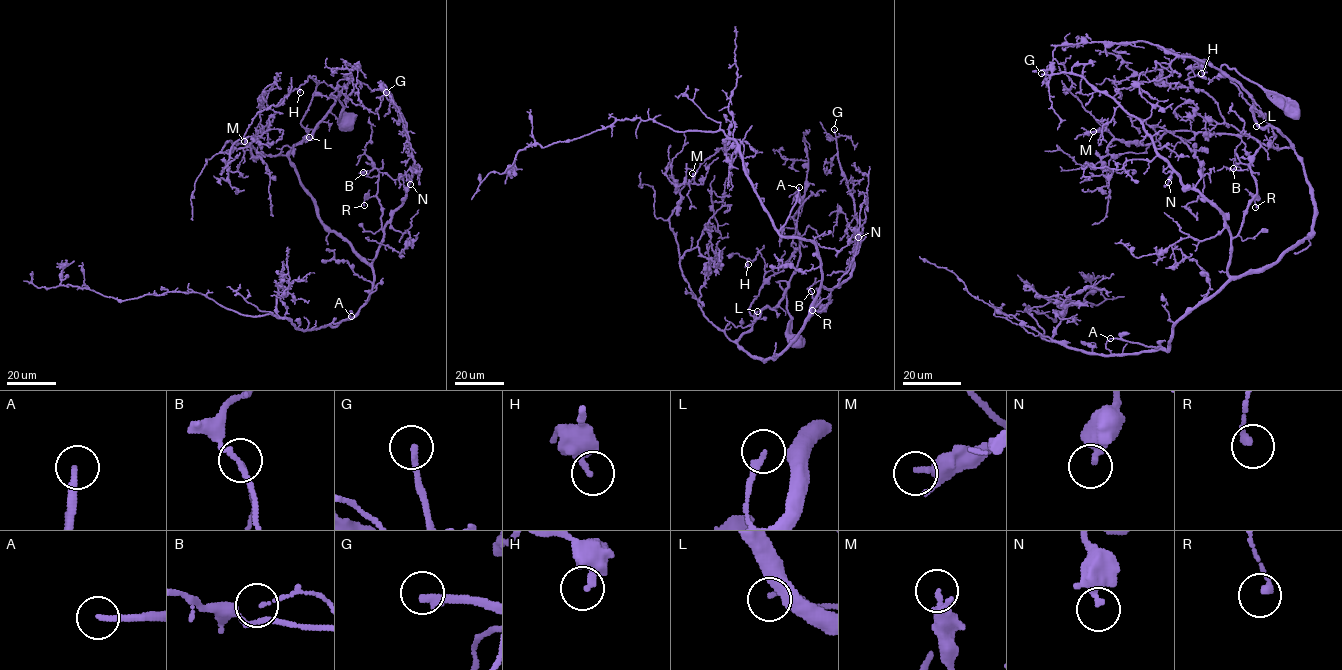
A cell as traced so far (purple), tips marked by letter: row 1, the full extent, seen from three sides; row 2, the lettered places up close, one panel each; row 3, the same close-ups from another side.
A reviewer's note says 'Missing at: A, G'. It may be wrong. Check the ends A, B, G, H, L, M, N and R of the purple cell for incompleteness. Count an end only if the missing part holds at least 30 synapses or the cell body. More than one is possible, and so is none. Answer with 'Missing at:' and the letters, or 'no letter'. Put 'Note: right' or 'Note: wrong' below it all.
Missing at: A, G
Note: right

